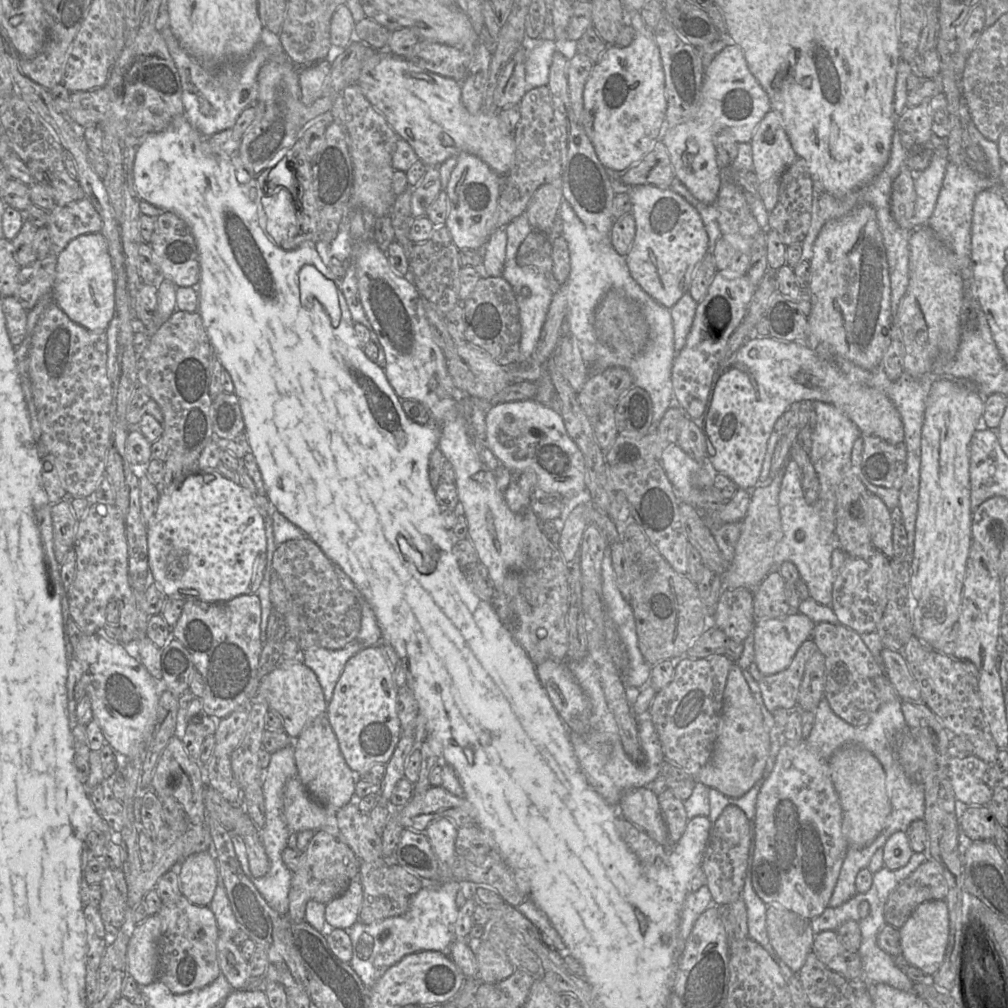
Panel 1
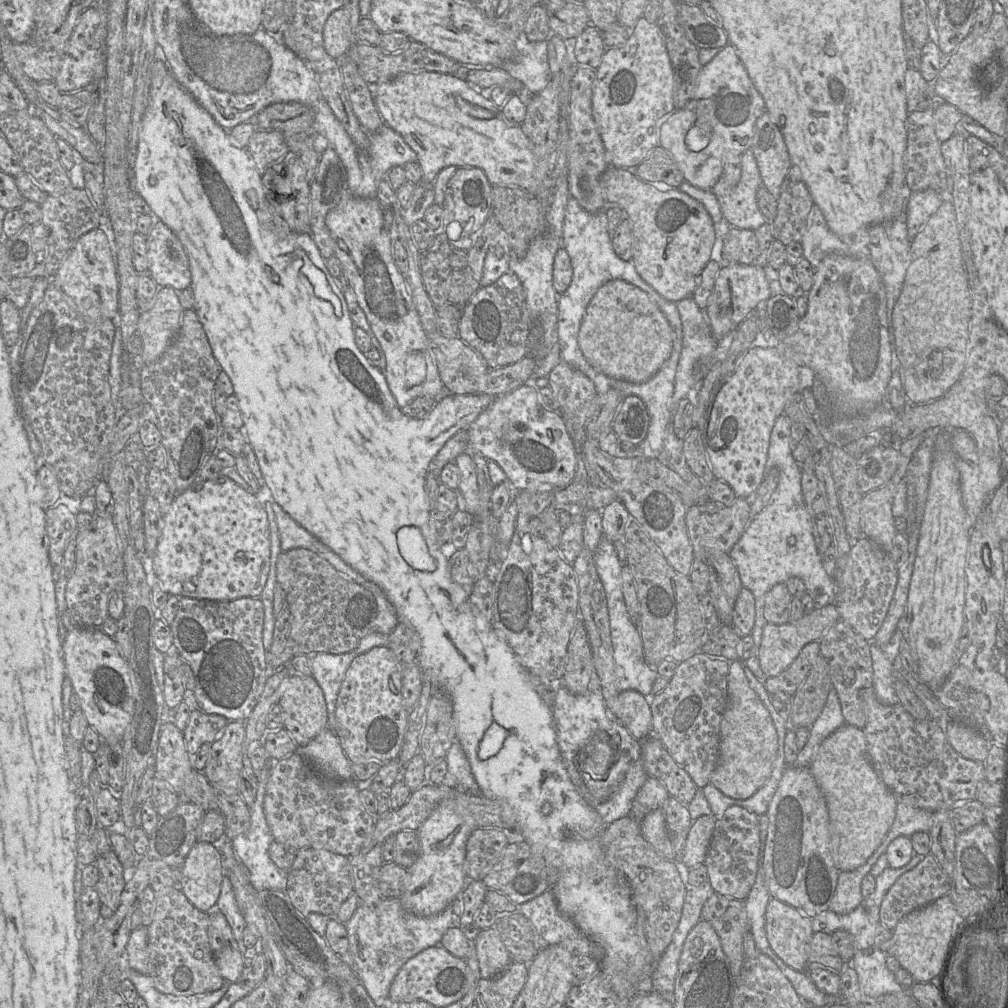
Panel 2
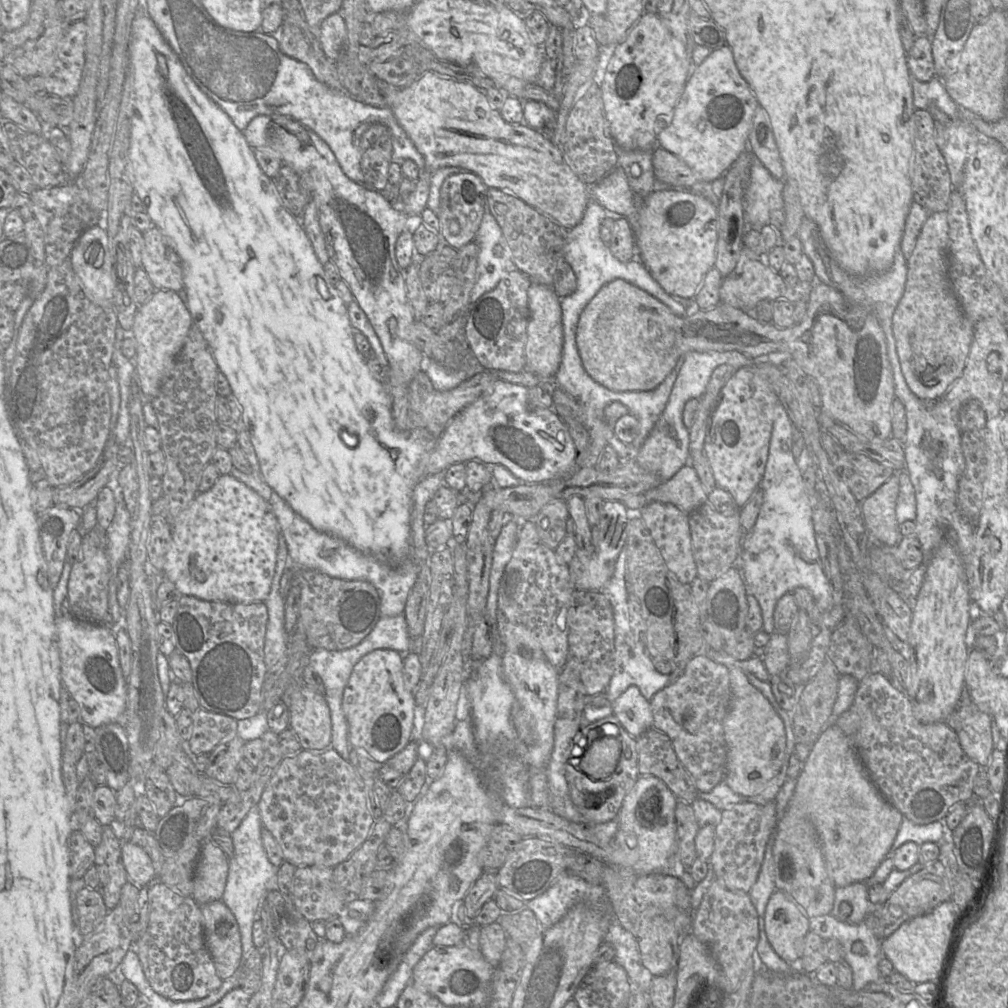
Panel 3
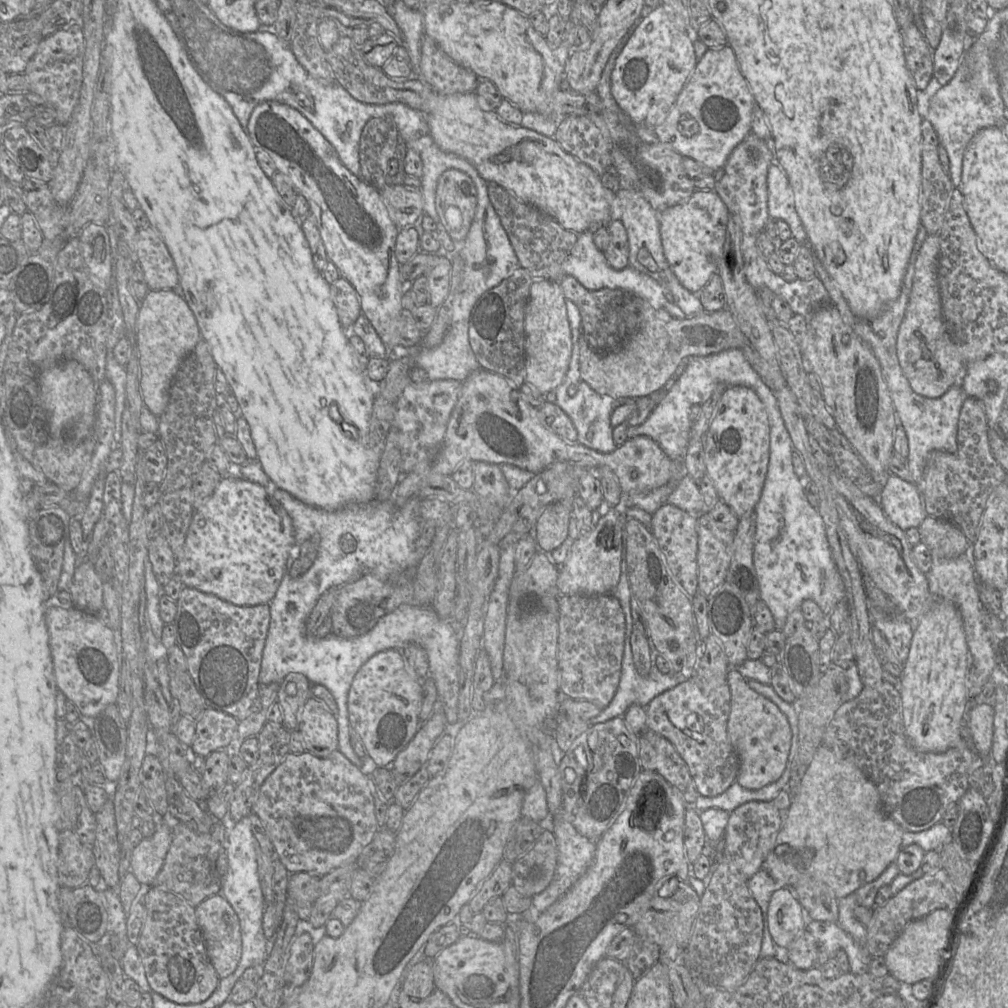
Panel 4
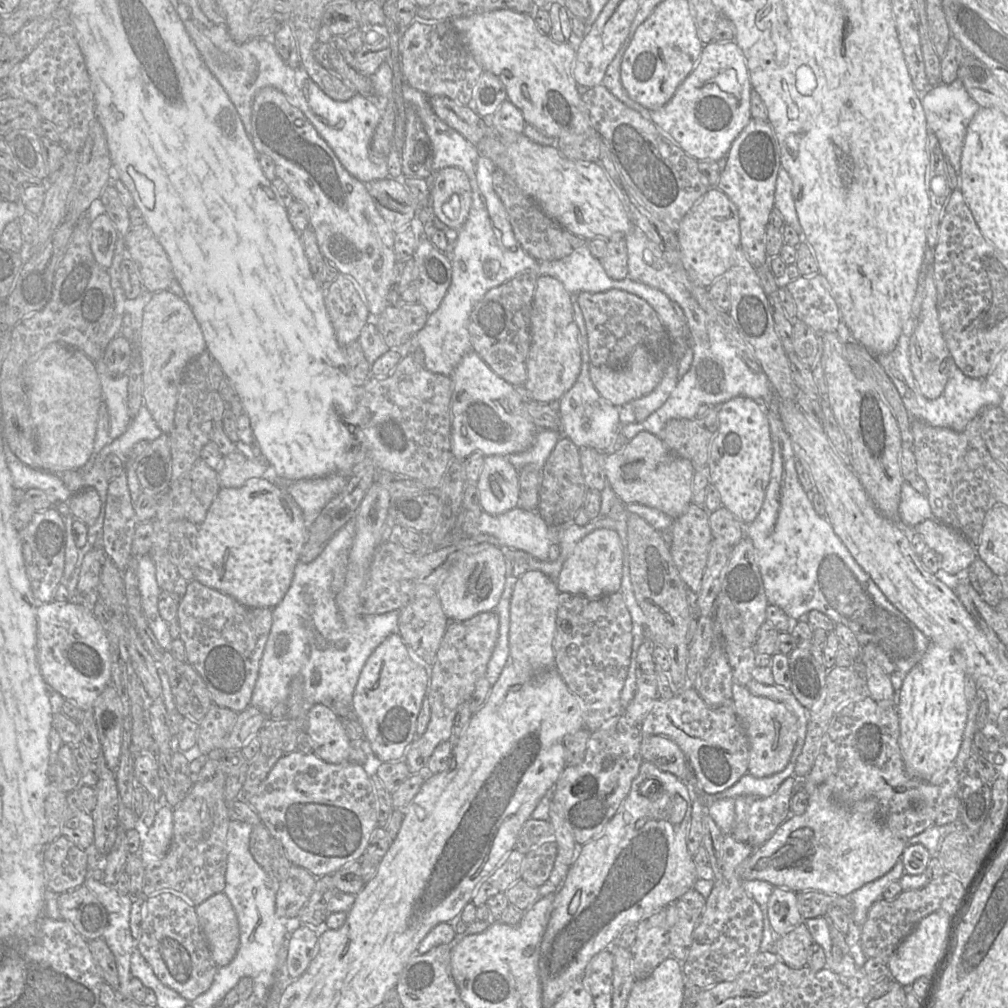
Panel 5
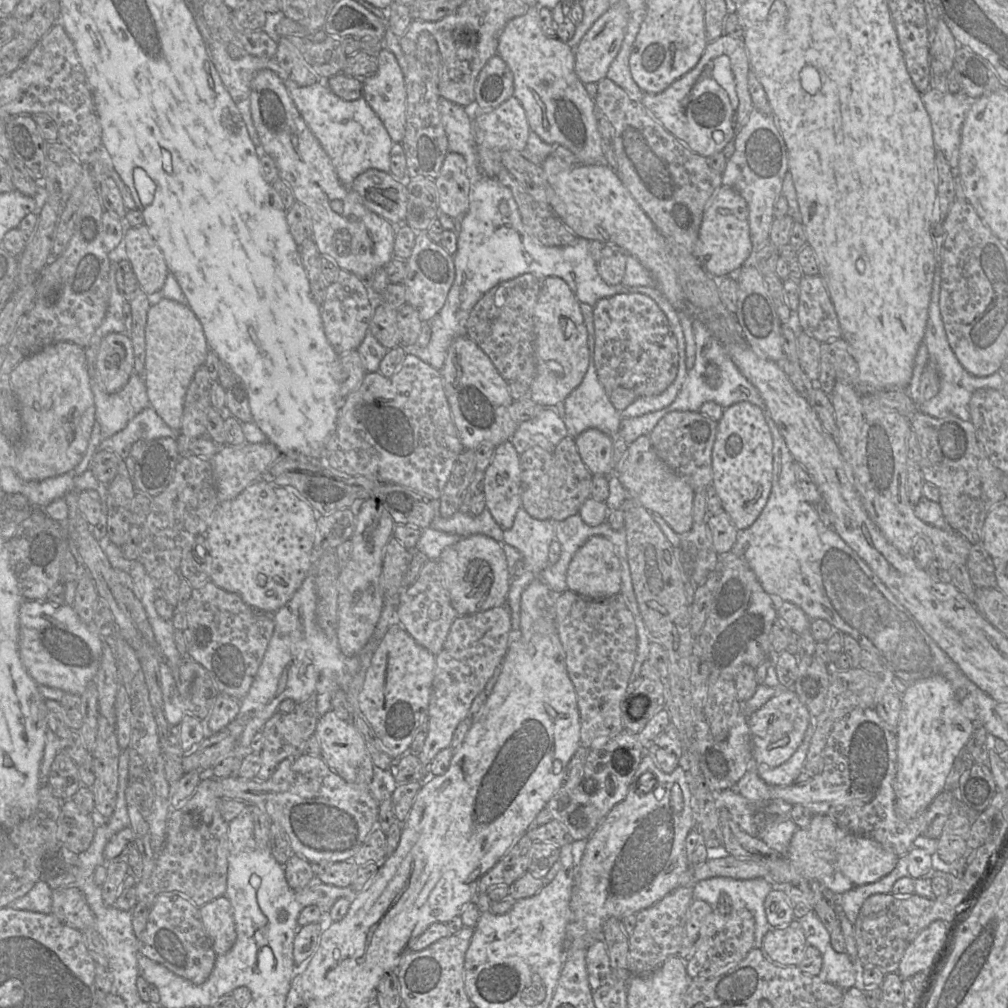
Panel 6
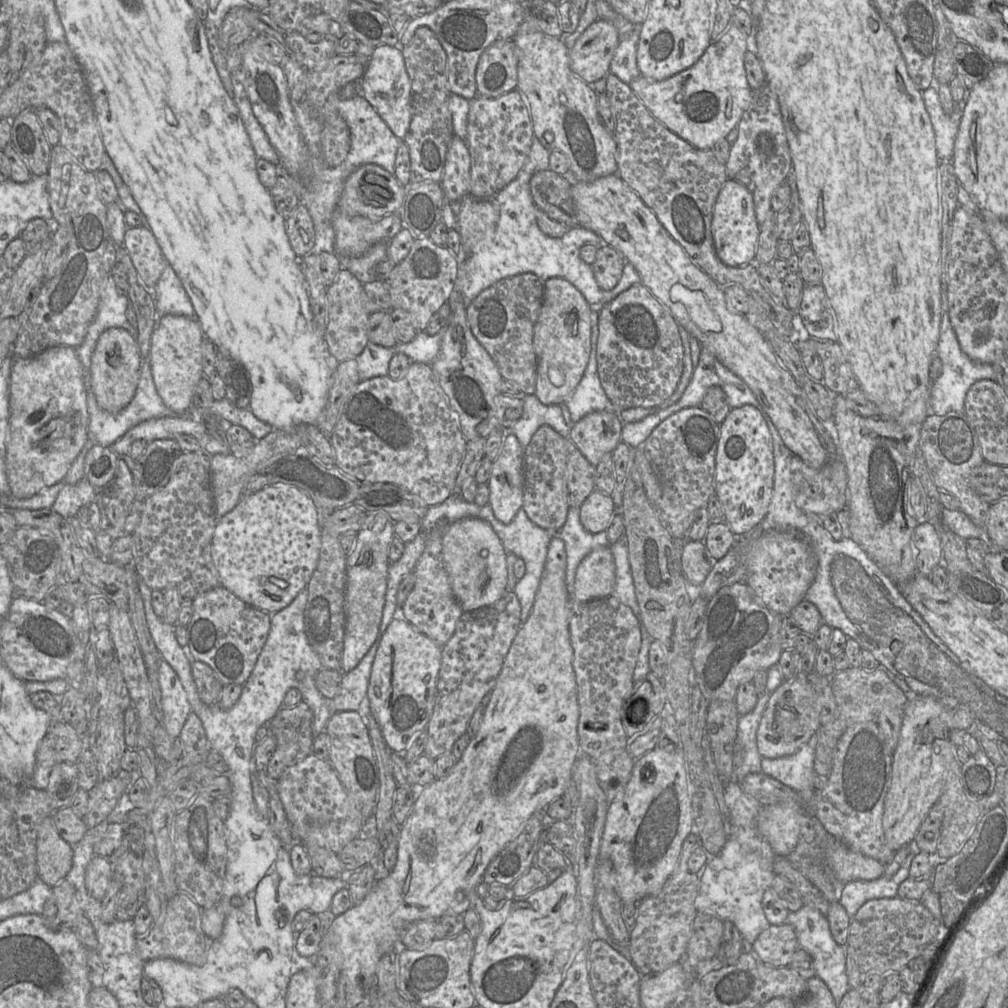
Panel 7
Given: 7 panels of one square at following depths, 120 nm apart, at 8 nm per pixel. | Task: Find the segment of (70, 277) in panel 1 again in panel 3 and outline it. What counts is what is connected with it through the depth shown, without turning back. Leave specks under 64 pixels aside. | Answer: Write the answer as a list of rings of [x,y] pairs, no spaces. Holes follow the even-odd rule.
[[[106,225],[88,228],[78,239],[69,256],[72,268],[87,292],[99,301],[110,301],[114,306],[113,265]]]

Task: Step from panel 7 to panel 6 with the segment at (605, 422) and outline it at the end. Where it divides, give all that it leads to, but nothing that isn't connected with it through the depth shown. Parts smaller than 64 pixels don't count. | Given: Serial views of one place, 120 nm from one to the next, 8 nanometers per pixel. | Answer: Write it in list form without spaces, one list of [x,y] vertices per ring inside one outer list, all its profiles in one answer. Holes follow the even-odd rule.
[[[589,428],[574,438],[579,455],[589,469],[595,474],[612,473],[612,450],[615,437],[604,432]]]

